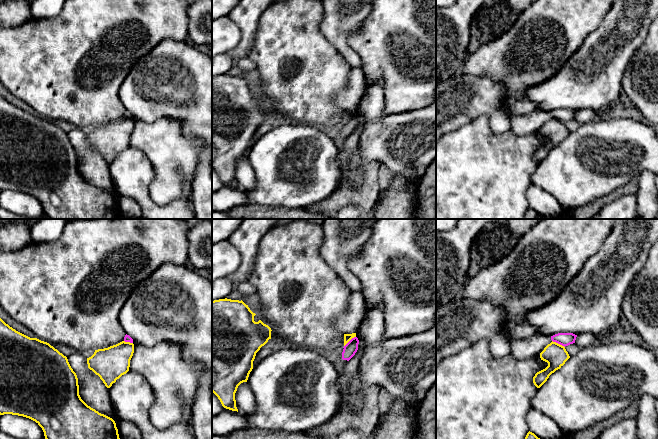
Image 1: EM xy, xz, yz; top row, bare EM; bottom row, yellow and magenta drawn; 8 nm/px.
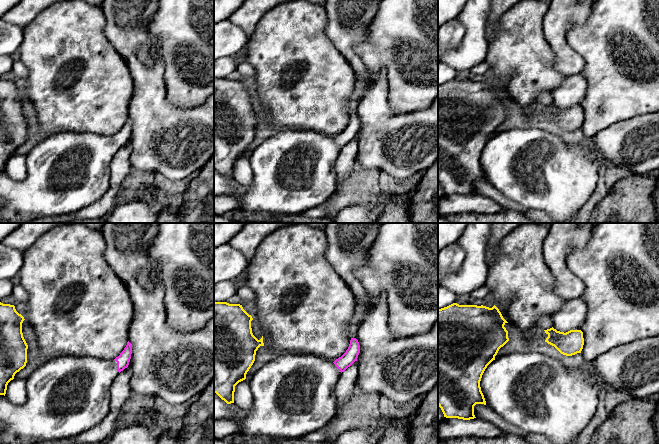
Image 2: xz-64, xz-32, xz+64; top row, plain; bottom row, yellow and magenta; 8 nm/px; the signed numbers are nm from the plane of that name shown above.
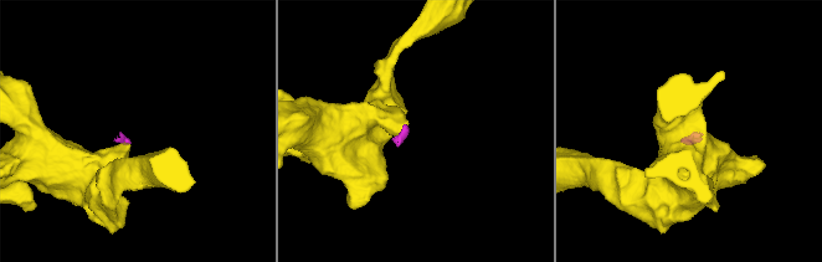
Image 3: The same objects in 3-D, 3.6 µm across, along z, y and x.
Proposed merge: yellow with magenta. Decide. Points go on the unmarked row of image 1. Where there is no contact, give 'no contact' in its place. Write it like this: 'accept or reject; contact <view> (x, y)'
reject; contact yz (557, 119)

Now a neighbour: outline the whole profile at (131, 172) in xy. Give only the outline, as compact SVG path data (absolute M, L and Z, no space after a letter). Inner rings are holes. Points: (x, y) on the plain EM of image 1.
M129 146L108 164L108 170L116 193L134 199L141 207L142 219L195 219L191 202L185 198L164 206L152 200L149 186L155 171L142 151Z

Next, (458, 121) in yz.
M459 72L448 80L436 85L436 143L445 135L445 123L451 123L451 130L456 130L477 118L477 91L504 90L503 84L495 83L487 76L473 76Z

